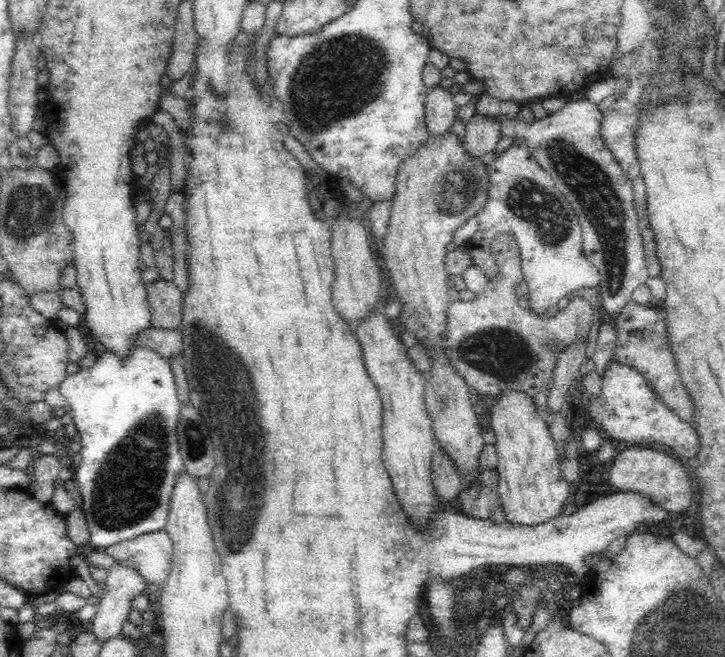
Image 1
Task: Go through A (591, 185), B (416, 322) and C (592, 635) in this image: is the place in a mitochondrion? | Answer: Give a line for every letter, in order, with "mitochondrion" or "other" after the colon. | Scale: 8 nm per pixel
A: mitochondrion
B: mitochondrion
C: other

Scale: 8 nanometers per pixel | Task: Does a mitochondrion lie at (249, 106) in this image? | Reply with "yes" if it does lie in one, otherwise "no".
no

